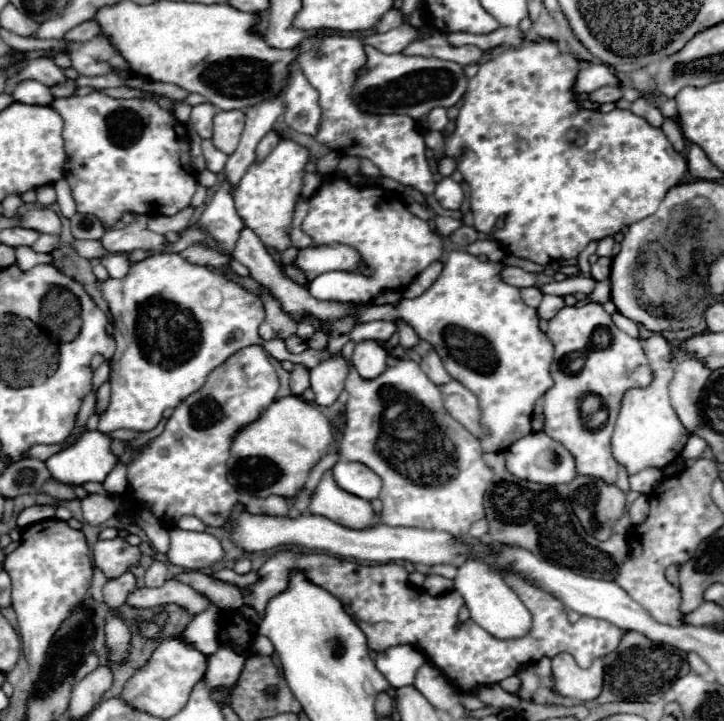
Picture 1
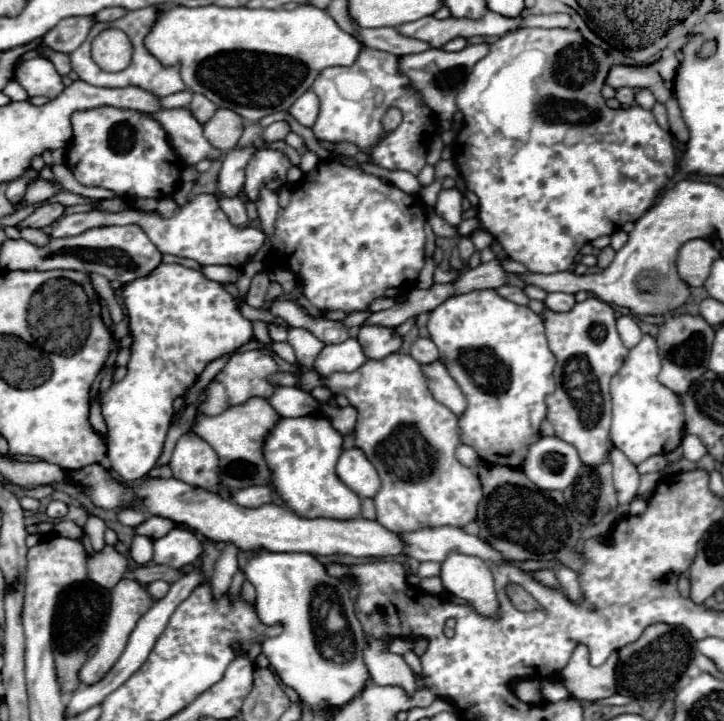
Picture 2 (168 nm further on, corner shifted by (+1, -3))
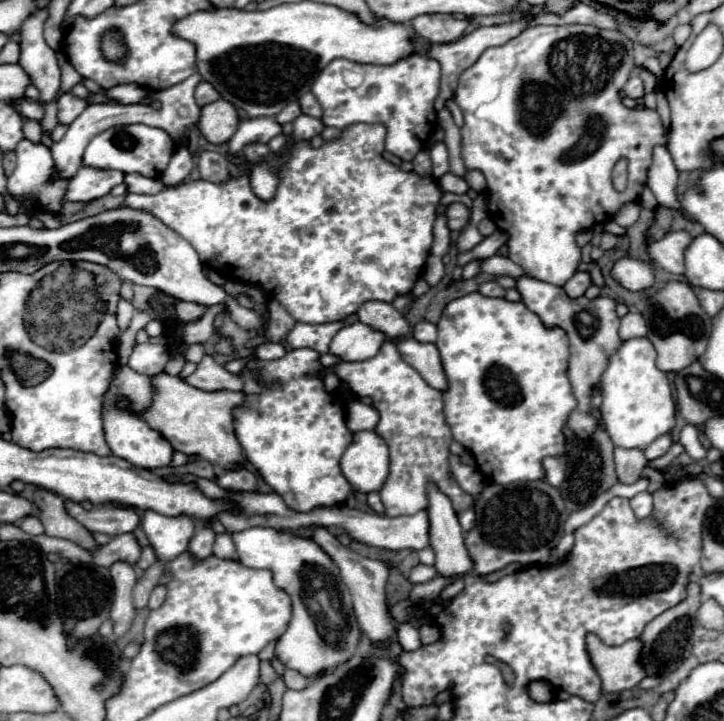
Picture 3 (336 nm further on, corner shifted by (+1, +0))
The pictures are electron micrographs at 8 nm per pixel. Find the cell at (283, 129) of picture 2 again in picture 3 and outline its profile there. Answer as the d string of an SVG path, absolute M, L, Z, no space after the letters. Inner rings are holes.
M292 101L290 105L286 105L286 109L282 109L280 115L276 115L276 121L284 125L284 123L288 123L288 121L294 121L300 113L302 113L302 109L300 109L298 101Z

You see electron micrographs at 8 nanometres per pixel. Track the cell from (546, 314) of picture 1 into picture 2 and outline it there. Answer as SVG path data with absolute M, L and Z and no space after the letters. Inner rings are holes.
M552 292L548 294L548 298L544 300L546 308L550 308L552 312L568 312L576 302L574 302L574 294L564 294L564 292Z

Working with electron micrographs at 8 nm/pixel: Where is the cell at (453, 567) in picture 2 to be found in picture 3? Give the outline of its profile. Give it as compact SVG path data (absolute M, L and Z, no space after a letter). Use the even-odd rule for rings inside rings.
M428 483L426 487L426 493L428 493L428 519L430 519L430 547L434 549L436 553L436 571L440 575L446 575L446 577L462 577L466 575L470 569L472 569L472 561L468 557L468 551L464 547L464 531L458 523L458 515L456 515L456 509L450 501L448 495L444 495L434 483Z

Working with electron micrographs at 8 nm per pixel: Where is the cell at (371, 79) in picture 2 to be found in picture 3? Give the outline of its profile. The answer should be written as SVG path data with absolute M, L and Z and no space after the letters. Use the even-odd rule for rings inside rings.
M412 55L394 65L362 65L348 59L334 59L312 85L314 97L322 105L322 123L344 129L354 123L386 125L386 151L412 161L426 145L430 121L436 125L432 101L440 91L440 65L430 57Z

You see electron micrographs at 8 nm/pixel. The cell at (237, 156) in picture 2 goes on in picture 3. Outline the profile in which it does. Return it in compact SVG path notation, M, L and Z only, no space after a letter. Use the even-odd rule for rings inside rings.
M274 117L246 119L238 125L236 133L228 141L230 153L234 157L242 157L242 147L244 145L254 143L254 141L270 141L272 137L276 137L280 133L282 133L282 125L278 125L278 121L274 121Z

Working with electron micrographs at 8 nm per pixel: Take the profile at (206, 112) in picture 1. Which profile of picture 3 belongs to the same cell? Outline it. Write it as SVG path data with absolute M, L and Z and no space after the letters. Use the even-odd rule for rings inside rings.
M202 81L202 83L196 87L196 103L198 103L200 107L204 107L206 103L212 103L212 101L216 101L216 99L220 99L220 97L218 97L218 91L216 91L208 81Z

